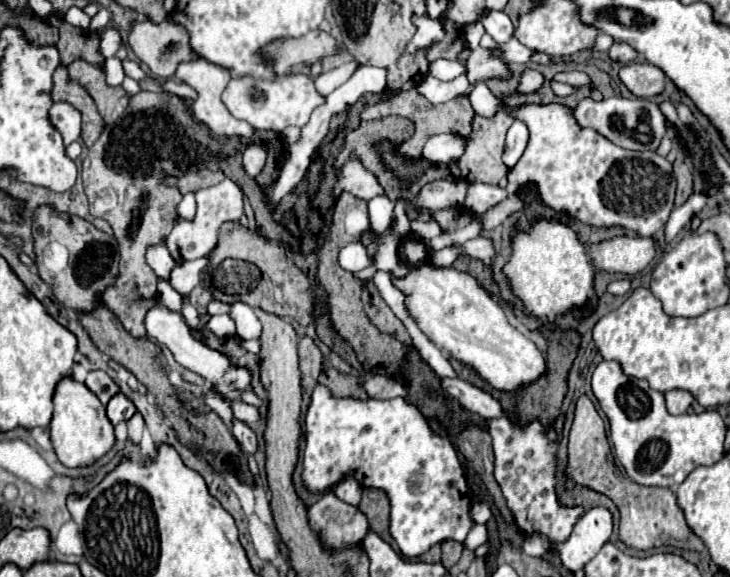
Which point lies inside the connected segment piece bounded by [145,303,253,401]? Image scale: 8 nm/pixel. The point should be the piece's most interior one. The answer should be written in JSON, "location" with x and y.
{"location":[168,327]}

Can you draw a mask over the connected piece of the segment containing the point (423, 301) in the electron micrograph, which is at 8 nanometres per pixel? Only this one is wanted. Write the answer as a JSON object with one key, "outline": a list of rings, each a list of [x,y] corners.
{"outline":[[[423,261],[405,279],[393,279],[405,293],[405,305],[421,331],[447,355],[471,365],[491,387],[517,391],[539,379],[545,371],[545,357],[531,339],[509,325],[503,309],[469,275],[451,267],[439,269]]]}

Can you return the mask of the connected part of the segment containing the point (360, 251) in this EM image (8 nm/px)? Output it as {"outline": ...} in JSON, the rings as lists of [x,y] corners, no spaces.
{"outline":[[[355,241],[355,243],[349,243],[347,247],[343,247],[343,251],[339,253],[339,265],[343,269],[349,269],[349,271],[363,271],[367,267],[373,267],[375,265],[375,257],[369,253],[367,245]]]}

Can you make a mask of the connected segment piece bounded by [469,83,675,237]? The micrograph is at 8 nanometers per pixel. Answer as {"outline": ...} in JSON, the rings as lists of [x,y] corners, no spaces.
{"outline":[[[485,83],[473,87],[469,101],[473,111],[481,117],[493,117],[505,107],[511,117],[529,127],[529,147],[507,175],[509,193],[531,187],[537,191],[539,199],[557,213],[565,213],[571,219],[597,229],[623,227],[635,231],[639,237],[651,237],[667,223],[675,201],[675,175],[673,165],[669,165],[665,157],[653,151],[627,151],[599,135],[595,129],[579,127],[575,111],[563,103],[503,105]]]}

